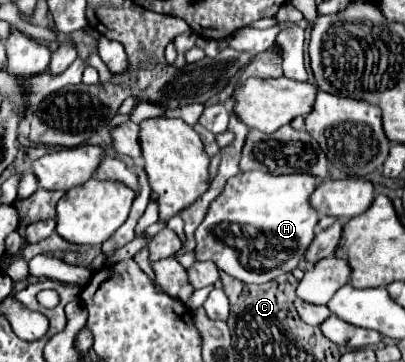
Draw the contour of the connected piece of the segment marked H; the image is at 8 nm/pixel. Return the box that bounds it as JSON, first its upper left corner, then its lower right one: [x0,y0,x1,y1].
[196,171,318,283]

